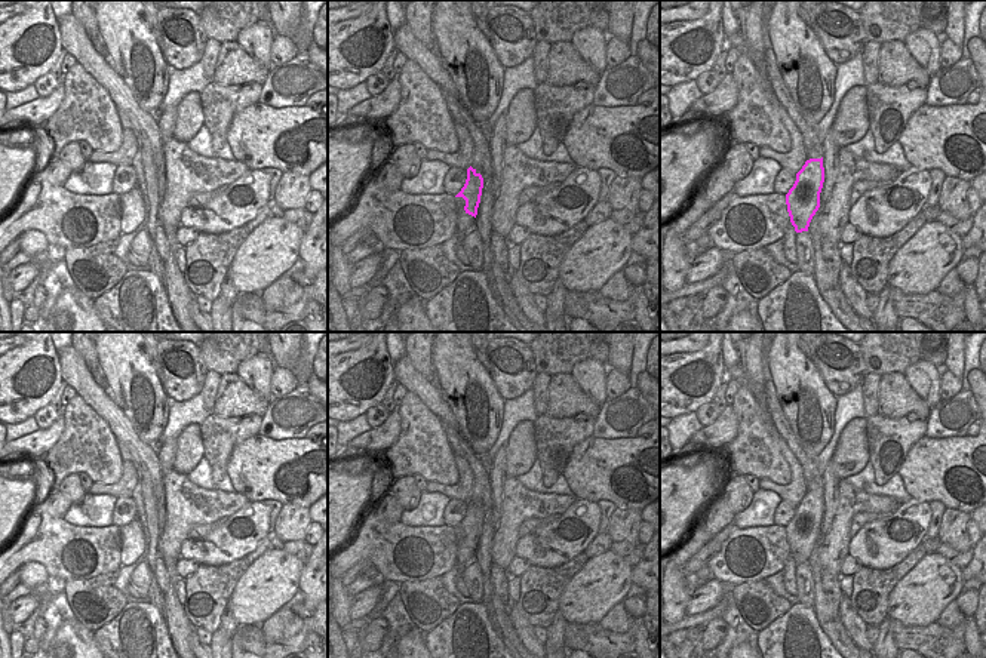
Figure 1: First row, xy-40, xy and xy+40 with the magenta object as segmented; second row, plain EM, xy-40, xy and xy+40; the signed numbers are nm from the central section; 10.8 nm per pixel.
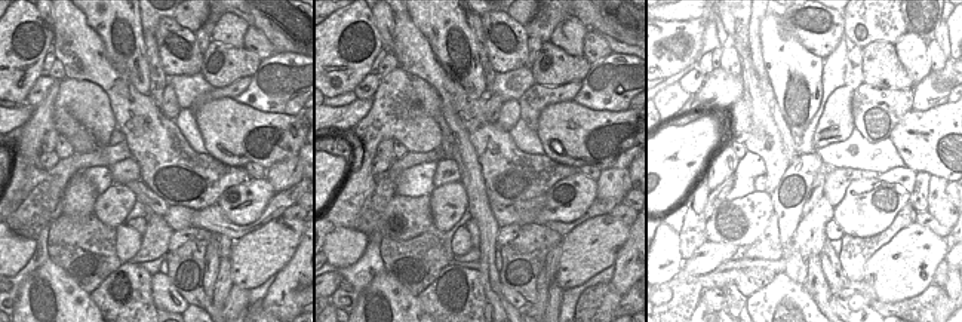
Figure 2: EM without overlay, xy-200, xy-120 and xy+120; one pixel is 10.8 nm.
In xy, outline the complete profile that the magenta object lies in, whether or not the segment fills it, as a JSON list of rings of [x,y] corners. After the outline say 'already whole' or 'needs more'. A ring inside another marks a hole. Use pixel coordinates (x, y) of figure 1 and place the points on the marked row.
[[[472,166],[467,169],[467,179],[461,191],[455,197],[463,197],[466,200],[464,210],[466,213],[476,218],[477,207],[480,203],[483,188],[483,178]]] | already whole

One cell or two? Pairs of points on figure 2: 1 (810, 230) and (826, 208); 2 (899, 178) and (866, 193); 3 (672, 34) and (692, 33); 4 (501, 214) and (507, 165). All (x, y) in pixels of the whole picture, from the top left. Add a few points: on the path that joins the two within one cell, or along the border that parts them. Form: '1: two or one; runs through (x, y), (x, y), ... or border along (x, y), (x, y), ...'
1: one; runs through (813, 224), (820, 214)
2: one; runs through (891, 183), (881, 183), (873, 187)
3: one; runs through (676, 34), (679, 31), (688, 33)
4: two; border along (489, 201), (512, 205)

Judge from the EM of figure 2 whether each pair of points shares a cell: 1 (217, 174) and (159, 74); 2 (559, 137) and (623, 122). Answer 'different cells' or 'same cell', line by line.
1: different cells
2: same cell

